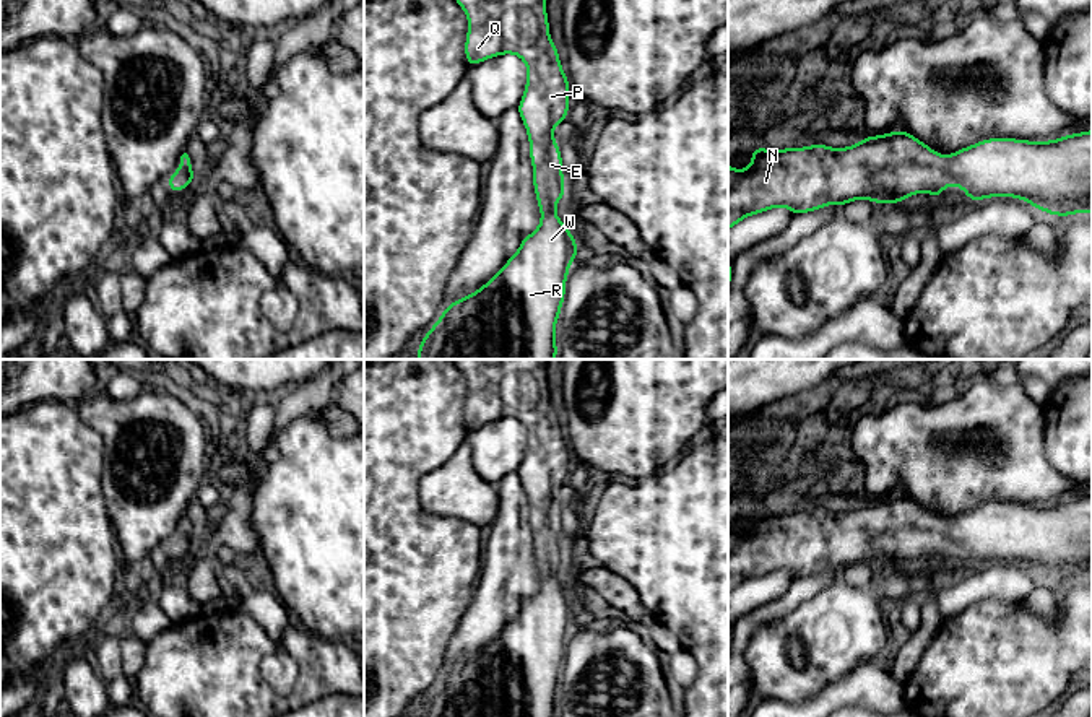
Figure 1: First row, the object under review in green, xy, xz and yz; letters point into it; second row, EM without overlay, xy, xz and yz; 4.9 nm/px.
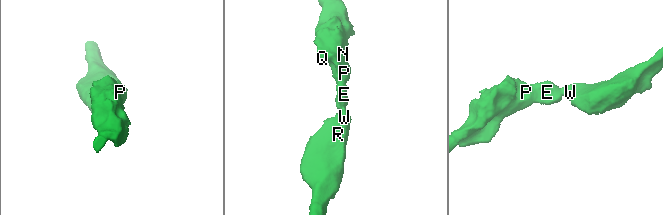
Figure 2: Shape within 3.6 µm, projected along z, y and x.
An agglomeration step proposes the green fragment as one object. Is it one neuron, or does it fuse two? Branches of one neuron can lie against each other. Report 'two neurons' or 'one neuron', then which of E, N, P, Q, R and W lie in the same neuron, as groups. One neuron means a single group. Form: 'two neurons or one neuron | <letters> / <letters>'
one neuron | E N P Q R W

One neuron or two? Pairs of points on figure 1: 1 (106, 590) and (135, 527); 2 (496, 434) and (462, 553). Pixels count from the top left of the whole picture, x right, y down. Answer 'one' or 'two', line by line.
1: two
2: two

